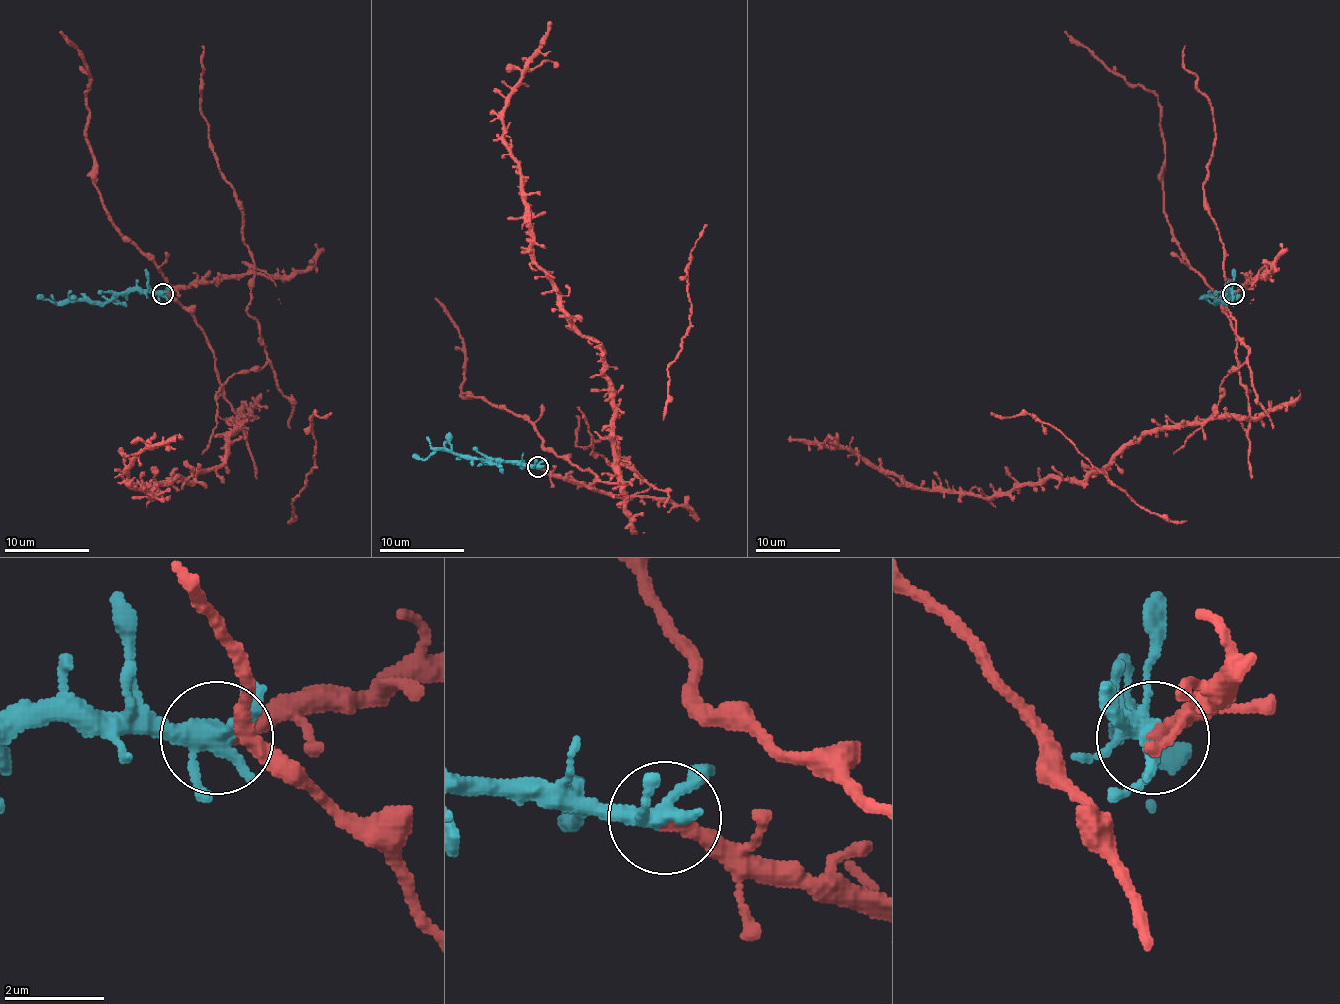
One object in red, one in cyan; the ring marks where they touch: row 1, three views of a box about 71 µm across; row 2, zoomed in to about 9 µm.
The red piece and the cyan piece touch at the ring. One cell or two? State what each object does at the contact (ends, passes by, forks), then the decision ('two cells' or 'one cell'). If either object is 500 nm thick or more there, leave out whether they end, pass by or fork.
red ends | cyan forks | one cell

